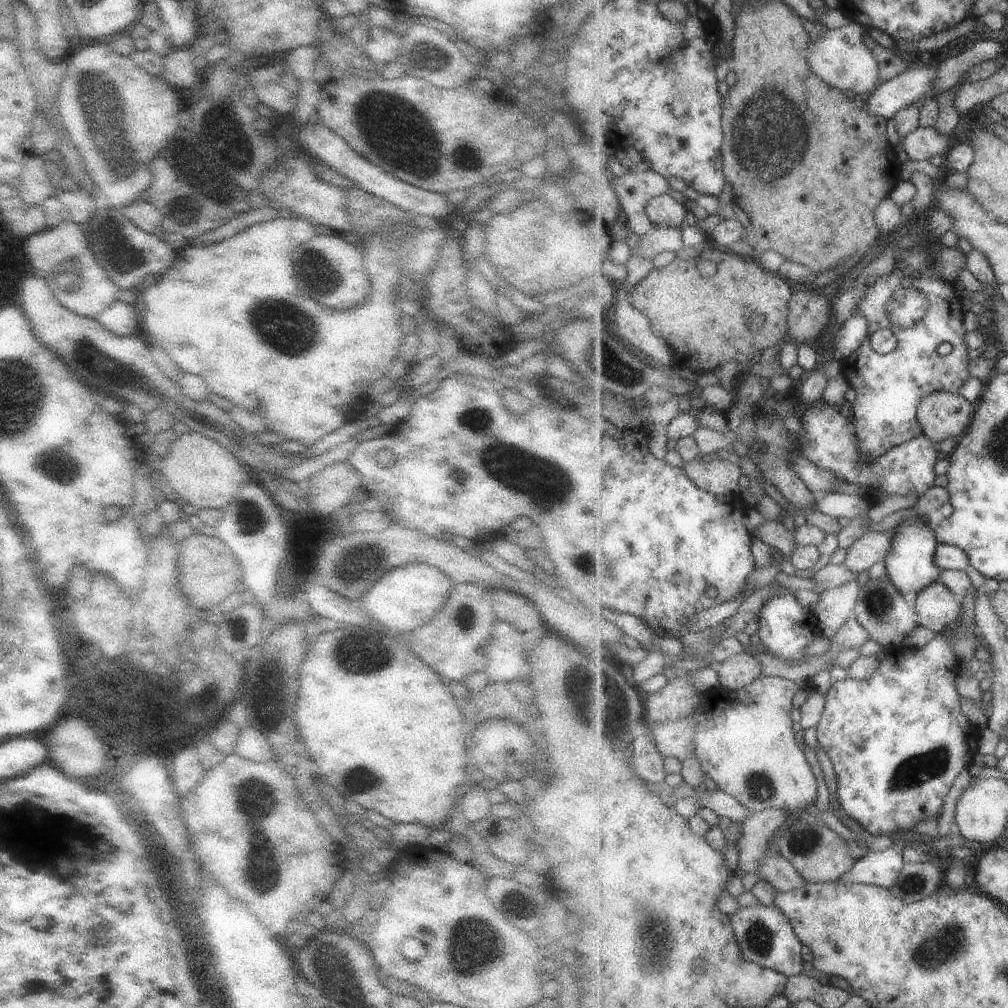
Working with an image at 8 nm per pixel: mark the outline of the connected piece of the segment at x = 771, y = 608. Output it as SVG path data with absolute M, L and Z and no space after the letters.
M780 591L774 593L760 611L759 633L761 642L768 647L775 655L786 659L787 661L803 661L809 657L802 657L802 650L820 635L819 618L817 613L809 611L802 606L799 598L794 593Z

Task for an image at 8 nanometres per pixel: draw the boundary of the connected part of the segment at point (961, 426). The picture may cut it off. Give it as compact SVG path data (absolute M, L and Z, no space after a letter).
M933 392L920 404L919 419L925 434L936 443L944 442L946 438L959 443L975 420L977 405L961 394Z

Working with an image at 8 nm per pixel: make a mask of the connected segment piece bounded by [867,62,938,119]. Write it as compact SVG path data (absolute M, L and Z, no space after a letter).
M935 62L915 64L914 68L905 73L883 81L875 91L869 94L867 111L871 115L892 119L902 108L923 99L924 94L932 90L937 69Z

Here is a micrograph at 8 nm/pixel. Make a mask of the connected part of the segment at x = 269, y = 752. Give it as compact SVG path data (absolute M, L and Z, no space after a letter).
M243 725L239 732L234 752L248 760L268 762L276 760L270 741L252 725Z

